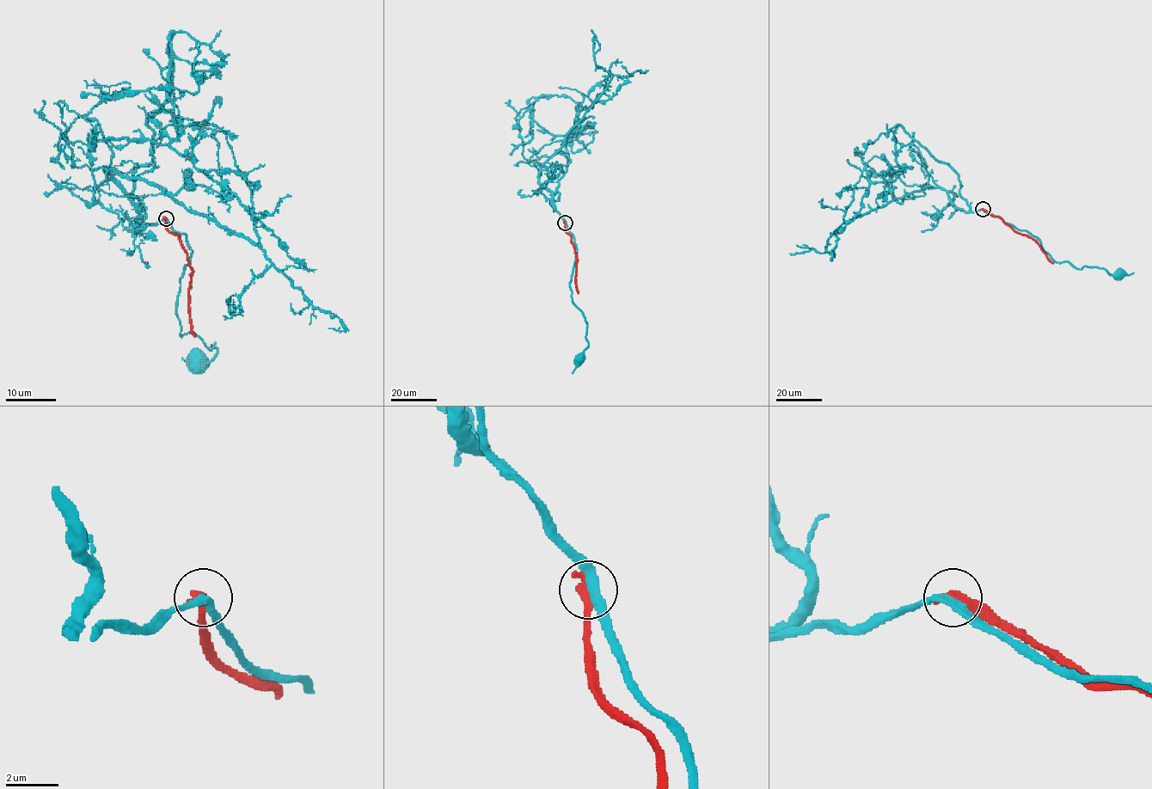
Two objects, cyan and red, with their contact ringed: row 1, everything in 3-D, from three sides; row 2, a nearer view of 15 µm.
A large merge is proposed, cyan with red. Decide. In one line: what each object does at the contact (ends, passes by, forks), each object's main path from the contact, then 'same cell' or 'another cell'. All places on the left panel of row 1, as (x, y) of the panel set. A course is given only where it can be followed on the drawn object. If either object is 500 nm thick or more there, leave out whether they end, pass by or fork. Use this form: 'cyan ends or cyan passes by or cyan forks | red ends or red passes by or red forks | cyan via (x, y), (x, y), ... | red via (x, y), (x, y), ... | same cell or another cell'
cyan passes by | red ends | cyan via (165, 217), (186, 235), (192, 253), (180, 279), (180, 334), (194, 333), (217, 349), (209, 361), (197, 361) | red via (165, 217), (165, 227), (179, 235), (179, 241), (192, 268), (189, 321), (195, 337) | another cell

